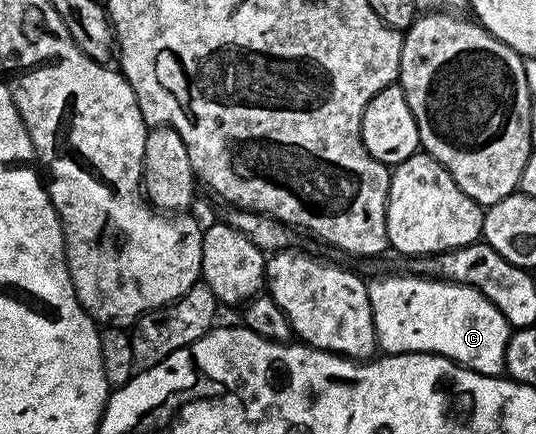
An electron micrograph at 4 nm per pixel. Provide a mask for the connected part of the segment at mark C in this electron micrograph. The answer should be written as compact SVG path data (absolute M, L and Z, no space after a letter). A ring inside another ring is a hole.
M419 274L407 275L384 276L381 280L368 284L370 310L379 351L384 354L431 352L434 356L445 356L456 364L463 364L483 376L500 376L505 371L508 339L514 331L512 325L506 322L502 310L498 310L498 306L494 306L490 298L468 284L456 284L453 280L437 280Z

